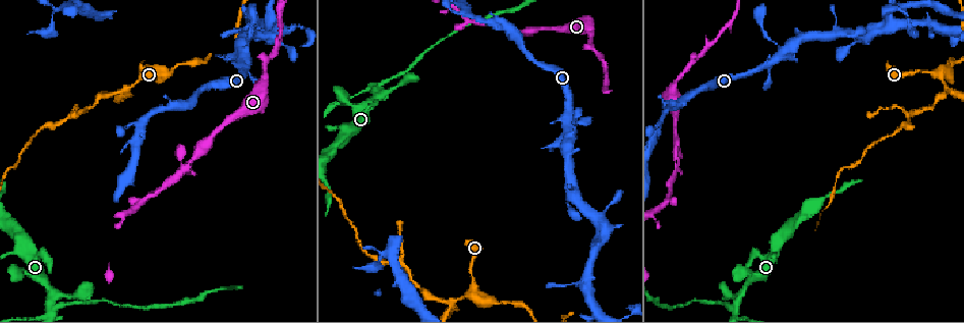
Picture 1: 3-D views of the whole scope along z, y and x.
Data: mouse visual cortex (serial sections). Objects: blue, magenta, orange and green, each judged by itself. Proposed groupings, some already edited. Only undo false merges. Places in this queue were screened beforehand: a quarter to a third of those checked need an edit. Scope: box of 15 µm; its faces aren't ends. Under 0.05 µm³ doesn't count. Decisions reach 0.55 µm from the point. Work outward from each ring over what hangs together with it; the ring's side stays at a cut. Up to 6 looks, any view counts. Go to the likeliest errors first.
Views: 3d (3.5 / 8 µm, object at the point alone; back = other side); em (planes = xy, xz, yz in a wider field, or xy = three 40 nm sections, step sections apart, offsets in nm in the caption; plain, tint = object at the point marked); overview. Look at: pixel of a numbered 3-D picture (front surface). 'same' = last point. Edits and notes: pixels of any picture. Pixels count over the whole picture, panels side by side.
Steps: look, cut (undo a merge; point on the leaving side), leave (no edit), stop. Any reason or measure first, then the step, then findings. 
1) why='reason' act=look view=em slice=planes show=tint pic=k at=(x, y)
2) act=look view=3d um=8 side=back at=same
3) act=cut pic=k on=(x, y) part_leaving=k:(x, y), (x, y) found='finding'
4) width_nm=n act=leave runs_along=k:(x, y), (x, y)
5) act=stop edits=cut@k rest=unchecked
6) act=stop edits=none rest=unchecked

why='abrupt turn' act=look view=3d um=8 pic=1 at=(190, 164)

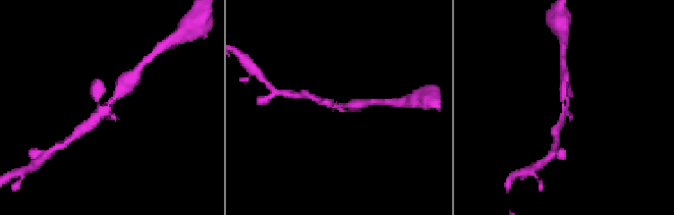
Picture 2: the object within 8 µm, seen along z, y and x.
act=look view=em slice=xy step=3 show=tint pic=2 at=(568, 103)

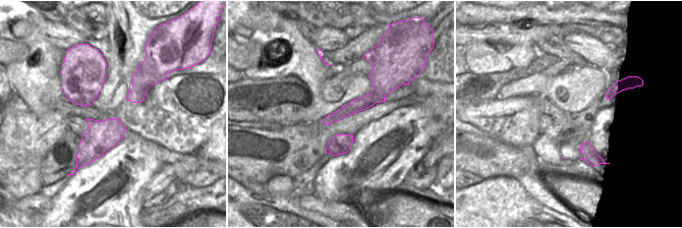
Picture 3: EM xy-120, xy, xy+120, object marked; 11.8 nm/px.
act=leave runs_along=2:(126, 81), (109, 108), (90, 124) found='one cell here'

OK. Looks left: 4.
why='three arms meet' act=look view=3d um=3.5 pic=1 at=(452, 300)

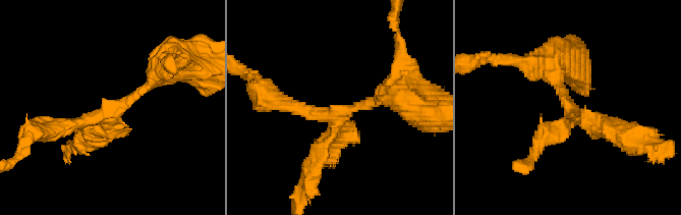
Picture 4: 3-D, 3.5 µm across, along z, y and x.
arms=3 arm_widths_nm=200,200,250 act=look view=em slice=xy step=2 show=tint pic=4 at=(571, 111)

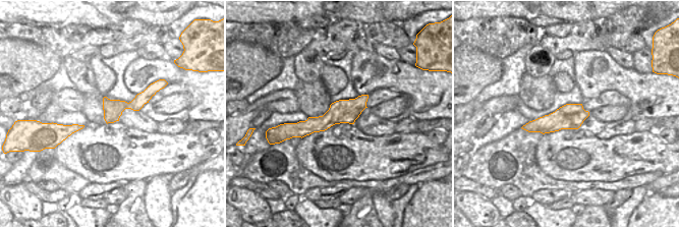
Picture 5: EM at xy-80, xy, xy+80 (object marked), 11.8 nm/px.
act=leave found='continuous, no second cell'

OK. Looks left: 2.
act=look view=3d um=3.5 pic=1 at=(733, 305)

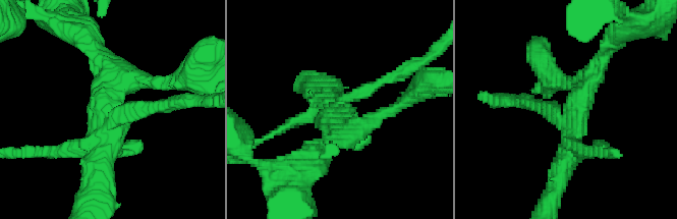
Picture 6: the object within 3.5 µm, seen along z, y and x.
arms=4 act=cut pic=6 on=(142, 106) part_leaving=6:(111, 118), (199, 100) found='a second cell is stuck on'

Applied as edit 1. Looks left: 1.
act=stop edits=cut@6 rest=unchecked

